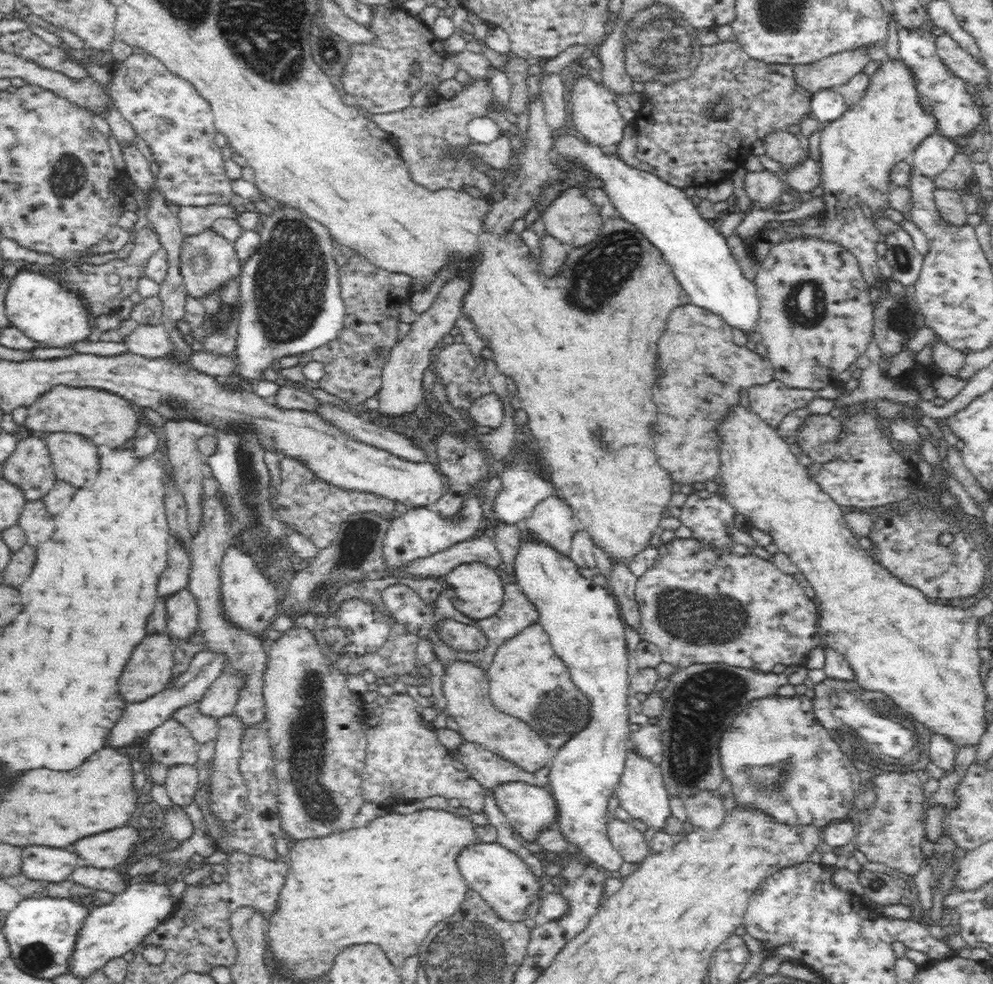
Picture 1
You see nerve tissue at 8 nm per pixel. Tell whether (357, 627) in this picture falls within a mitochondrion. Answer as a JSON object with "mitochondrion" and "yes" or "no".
{"mitochondrion":"yes"}

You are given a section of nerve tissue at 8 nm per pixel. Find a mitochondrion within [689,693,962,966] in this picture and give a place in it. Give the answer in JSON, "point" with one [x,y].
{"point":[773,769]}

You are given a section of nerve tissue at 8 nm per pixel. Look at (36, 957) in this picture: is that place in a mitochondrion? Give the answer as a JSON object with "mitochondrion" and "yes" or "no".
{"mitochondrion":"yes"}

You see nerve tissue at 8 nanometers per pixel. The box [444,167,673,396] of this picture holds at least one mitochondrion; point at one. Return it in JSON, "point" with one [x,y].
{"point":[594,278]}

